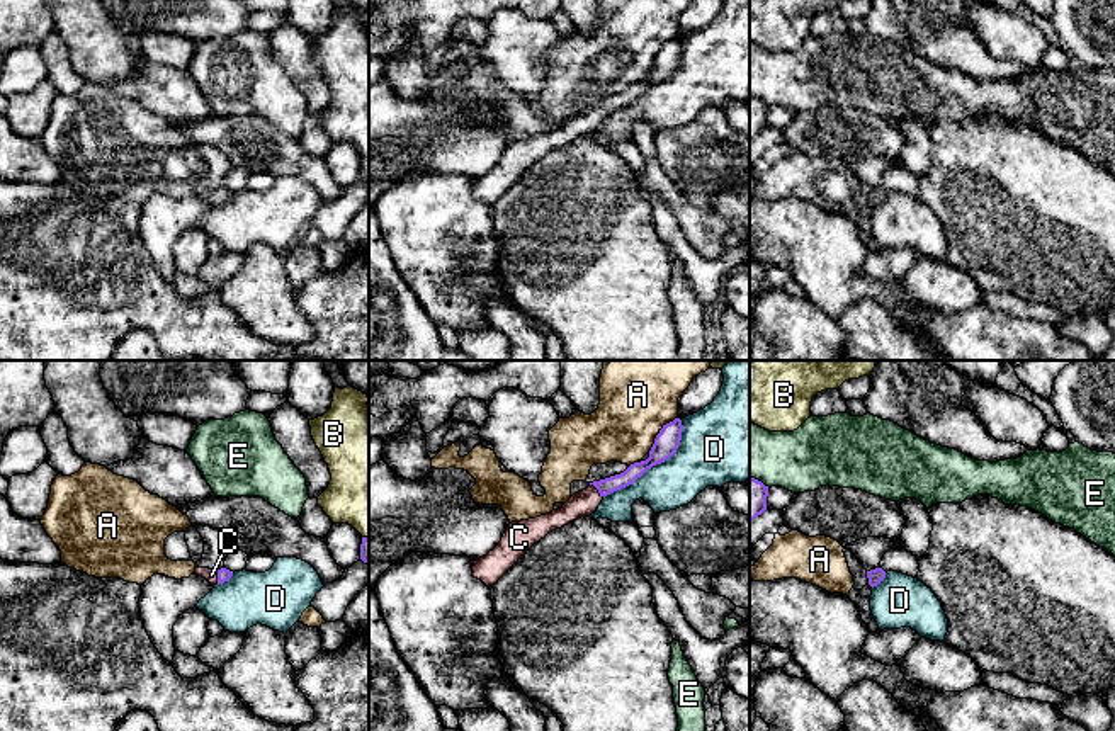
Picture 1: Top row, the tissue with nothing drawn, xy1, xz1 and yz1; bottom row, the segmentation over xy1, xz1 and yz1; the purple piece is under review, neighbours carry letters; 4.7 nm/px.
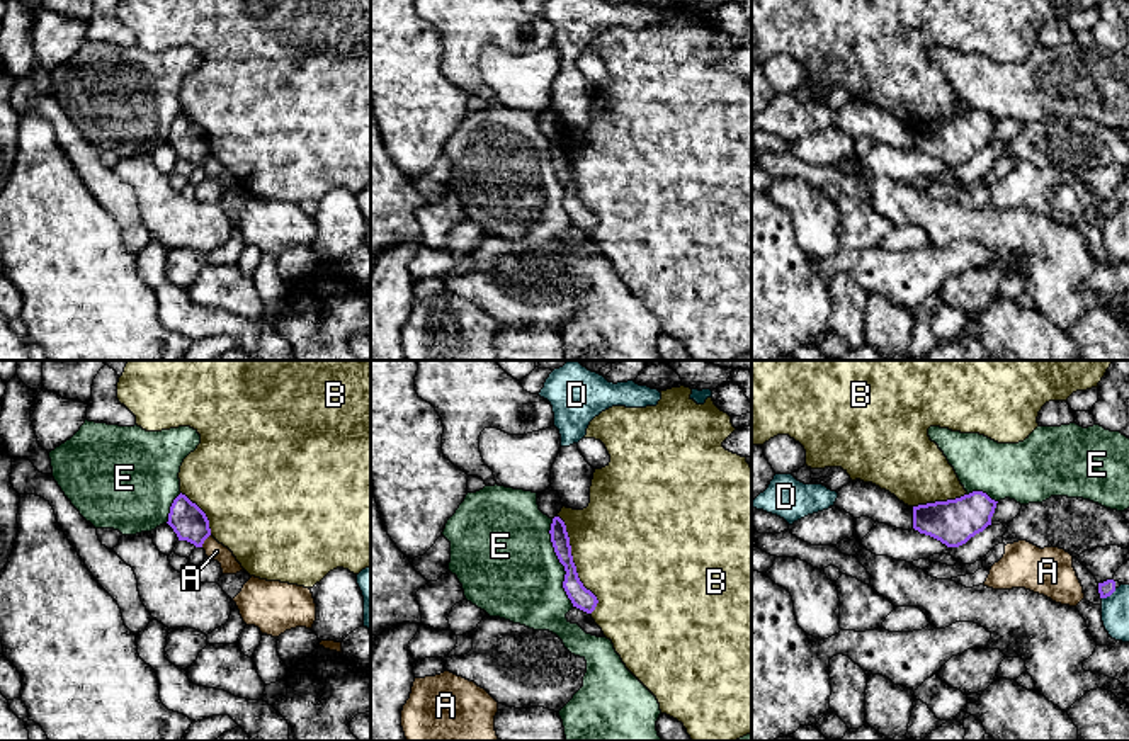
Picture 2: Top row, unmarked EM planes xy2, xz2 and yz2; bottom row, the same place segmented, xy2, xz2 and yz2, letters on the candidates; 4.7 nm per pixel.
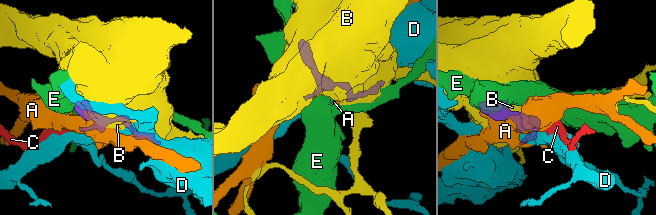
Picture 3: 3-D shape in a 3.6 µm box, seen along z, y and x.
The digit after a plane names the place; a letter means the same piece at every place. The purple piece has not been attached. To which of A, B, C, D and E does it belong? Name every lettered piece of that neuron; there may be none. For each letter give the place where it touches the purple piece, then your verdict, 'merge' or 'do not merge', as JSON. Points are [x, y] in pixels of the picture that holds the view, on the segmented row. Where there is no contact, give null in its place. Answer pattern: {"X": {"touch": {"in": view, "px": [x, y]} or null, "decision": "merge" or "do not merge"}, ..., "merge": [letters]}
{"A": {"touch": {"in": "xz1", "px": [660, 432]}, "decision": "do not merge"}, "B": {"touch": {"in": "xz2", "px": [573, 565]}, "decision": "do not merge"}, "C": {"touch": {"in": "xz1", "px": [597, 488]}, "decision": "merge"}, "D": {"touch": {"in": "xz1", "px": [655, 464]}, "decision": "do not merge"}, "E": {"touch": {"in": "xz2", "px": [560, 561]}, "decision": "do not merge"}, "merge": ["C"]}

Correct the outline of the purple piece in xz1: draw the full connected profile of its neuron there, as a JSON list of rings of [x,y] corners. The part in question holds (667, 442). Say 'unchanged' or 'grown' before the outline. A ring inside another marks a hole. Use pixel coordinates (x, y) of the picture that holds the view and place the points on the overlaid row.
grown | [[[680,418],[663,425],[649,450],[649,457],[631,464],[624,473],[593,481],[583,491],[573,495],[561,508],[551,513],[512,522],[501,541],[493,551],[479,558],[473,564],[473,576],[486,586],[493,586],[535,542],[549,532],[568,525],[569,522],[590,517],[597,512],[602,500],[641,478],[648,469],[670,459],[682,440],[683,425]]]

